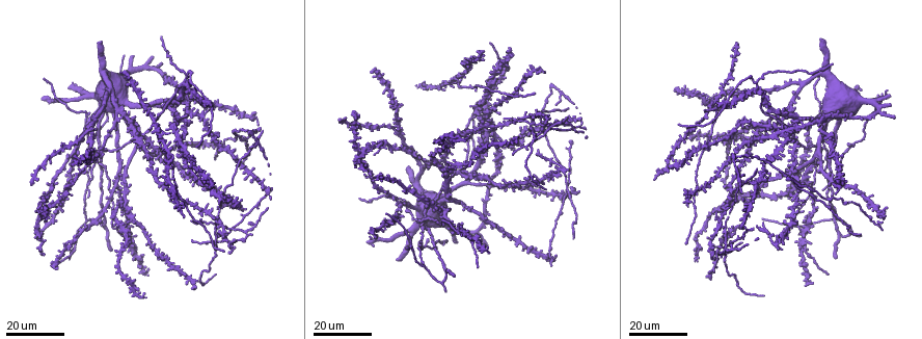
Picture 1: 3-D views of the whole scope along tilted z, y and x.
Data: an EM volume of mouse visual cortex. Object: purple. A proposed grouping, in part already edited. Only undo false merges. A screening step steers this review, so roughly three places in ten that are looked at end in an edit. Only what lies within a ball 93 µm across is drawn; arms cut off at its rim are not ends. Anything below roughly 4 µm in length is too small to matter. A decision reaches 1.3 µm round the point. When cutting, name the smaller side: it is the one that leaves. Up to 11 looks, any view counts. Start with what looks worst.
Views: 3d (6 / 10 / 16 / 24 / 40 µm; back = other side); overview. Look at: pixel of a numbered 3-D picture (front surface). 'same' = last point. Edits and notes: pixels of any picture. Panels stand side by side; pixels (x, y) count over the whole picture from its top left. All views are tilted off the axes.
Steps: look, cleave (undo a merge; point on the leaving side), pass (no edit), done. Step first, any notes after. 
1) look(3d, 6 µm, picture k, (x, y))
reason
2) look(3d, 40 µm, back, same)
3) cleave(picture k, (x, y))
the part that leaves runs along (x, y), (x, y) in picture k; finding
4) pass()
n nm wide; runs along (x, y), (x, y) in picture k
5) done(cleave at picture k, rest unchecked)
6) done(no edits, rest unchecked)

look(3d, 24 µm, picture 1, (88, 185))
four arms meet

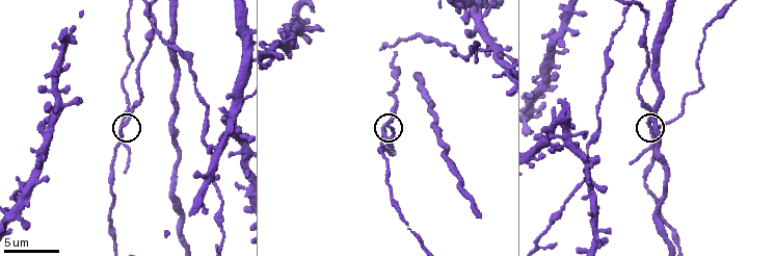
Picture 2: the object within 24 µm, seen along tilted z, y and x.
look(3d, 10 µm, picture 2, (121, 134))

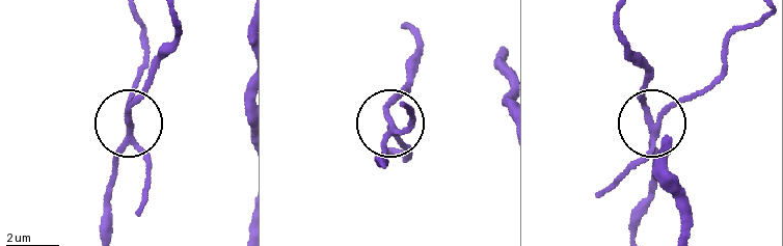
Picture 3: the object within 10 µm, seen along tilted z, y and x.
cleave(picture 3, (151, 165))
4 arms; a second cell is stuck on

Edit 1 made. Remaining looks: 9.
look(overview)

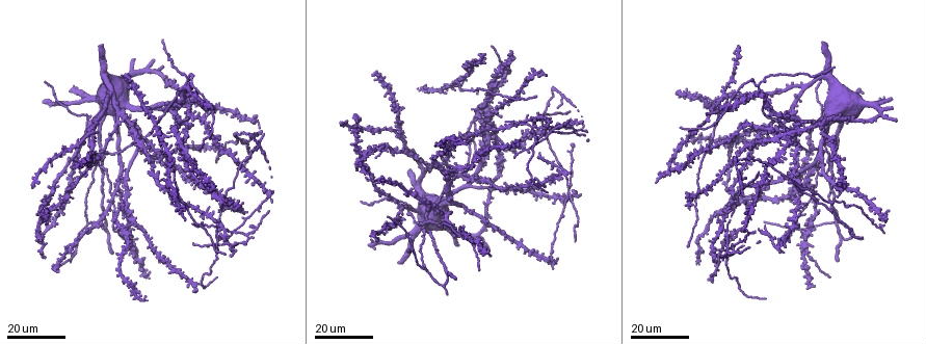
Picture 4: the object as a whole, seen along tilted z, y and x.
look(3d, 16 µm, picture 4, (725, 233))
four-way junction

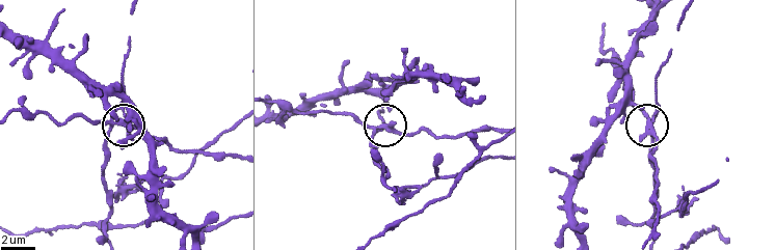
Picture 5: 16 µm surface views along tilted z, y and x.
look(3d, 10 µm, picture 5, (123, 122))

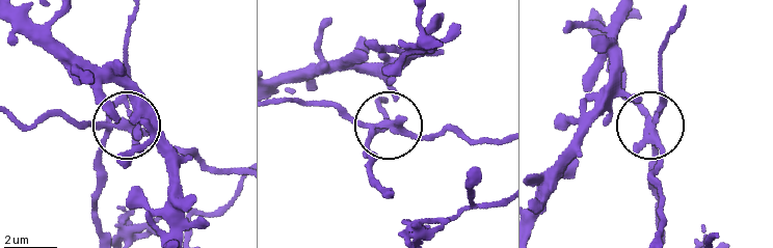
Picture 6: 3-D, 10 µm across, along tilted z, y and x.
cleave(picture 6, (89, 126))
4 arms; the part that leaves runs along (394, 124), (420, 134), (449, 130), (499, 140) in picture 6; a second cell is stuck on

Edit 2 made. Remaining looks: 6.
look(overview)

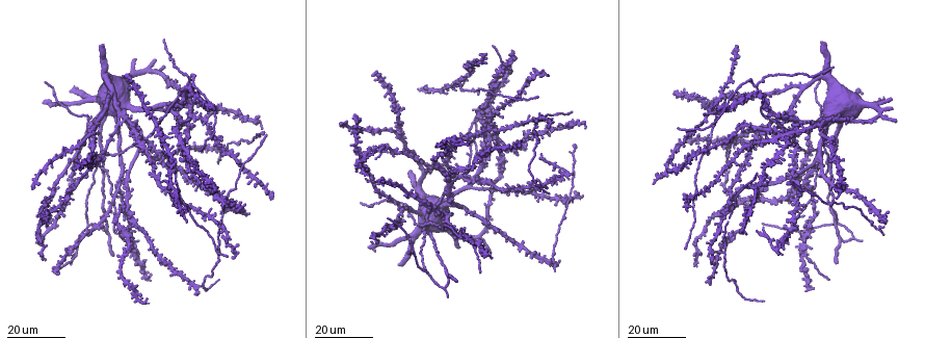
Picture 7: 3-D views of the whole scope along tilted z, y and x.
look(3d, 16 µm, picture 7, (803, 255))
four-way junction

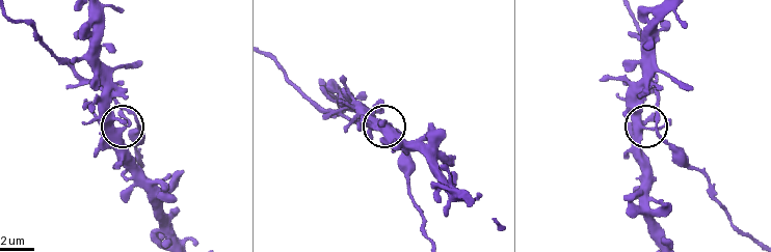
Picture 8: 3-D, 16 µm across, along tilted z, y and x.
look(3d, 6 µm, picture 8, (658, 133))

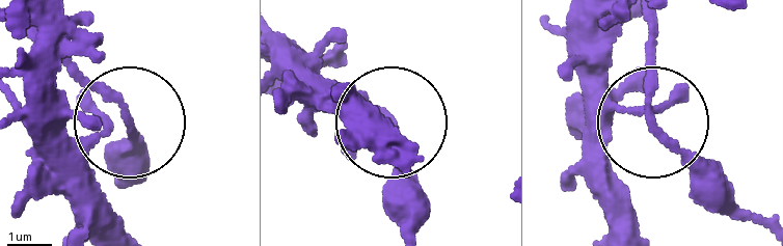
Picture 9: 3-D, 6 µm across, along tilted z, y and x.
pass()
4 arms; runs along (642, 8), (662, 133), (753, 215) in picture 9; all the same cell

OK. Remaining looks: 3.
look(3d, 16 µm, picture 7, (715, 103))
looks like a crossing

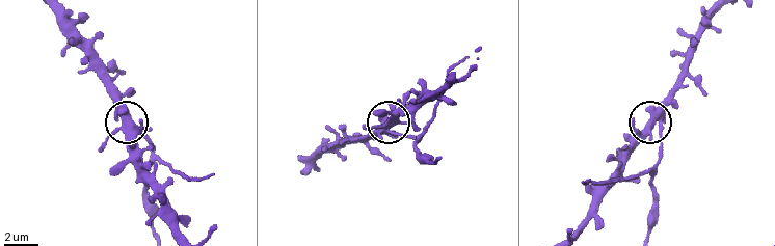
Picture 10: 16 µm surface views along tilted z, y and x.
look(3d, 6 µm, picture 10, (650, 120))

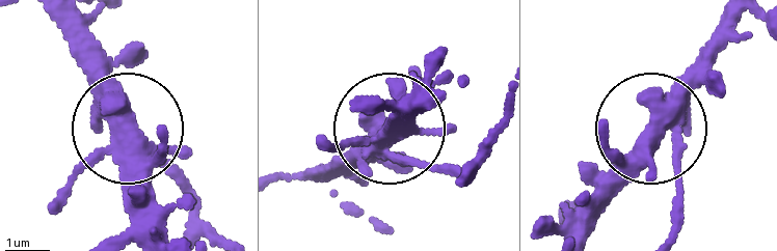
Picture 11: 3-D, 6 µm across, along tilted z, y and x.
cleave(picture 11, (170, 175))
the part that leaves runs along (678, 150), (667, 241) in picture 11; a second cell is stuck on

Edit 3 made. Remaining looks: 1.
done(cleave at picture 3, cleave at picture 6, cleave at picture 11, rest unchecked)

